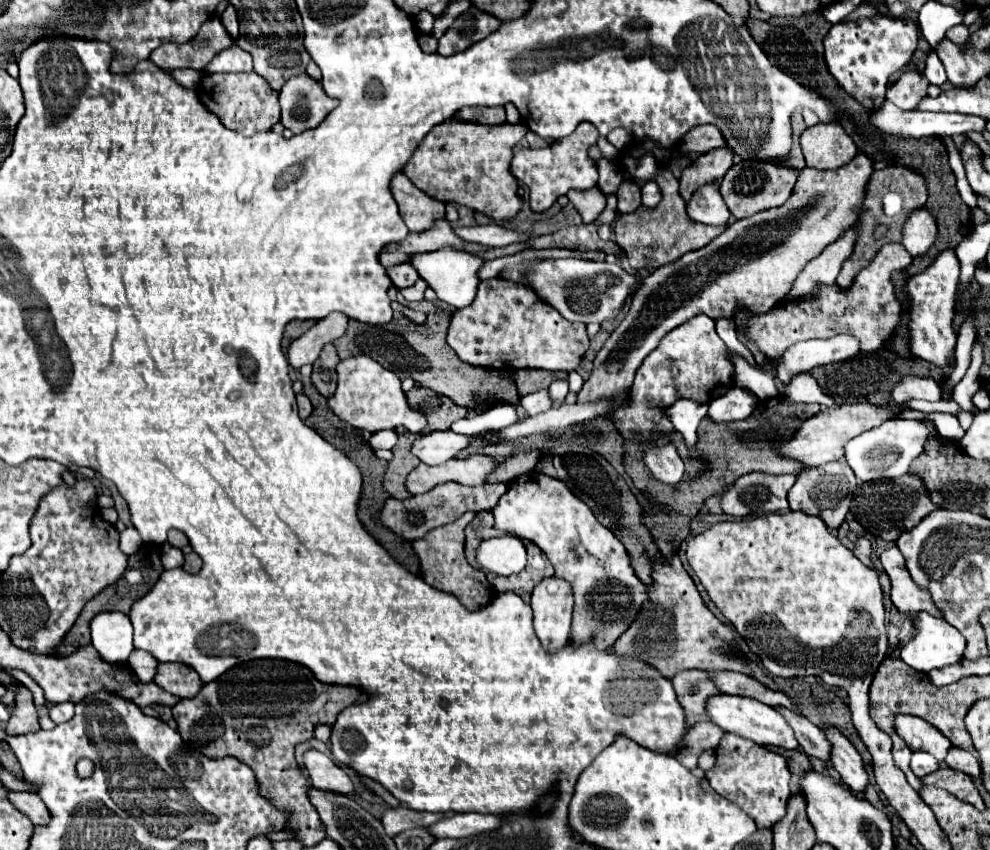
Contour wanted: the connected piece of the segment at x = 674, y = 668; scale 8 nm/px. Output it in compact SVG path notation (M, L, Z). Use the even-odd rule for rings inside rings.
M675 555L673 559L665 559L663 563L653 563L655 565L655 571L653 571L653 585L649 587L649 599L643 603L643 609L641 609L641 613L637 615L637 619L633 621L633 627L629 627L617 641L615 641L615 645L611 647L611 653L615 655L615 657L625 657L625 659L637 659L637 661L643 661L645 665L649 665L649 667L653 667L655 671L659 671L661 675L665 675L667 679L673 679L673 675L675 673L681 673L681 671L687 671L687 669L703 669L703 671L719 671L719 669L729 669L729 671L741 671L741 673L745 673L745 675L751 675L751 677L755 677L757 681L761 681L763 685L767 685L769 689L777 689L777 685L769 679L769 677L765 677L765 673L763 673L763 669L759 669L755 663L751 663L751 661L747 661L747 659L737 659L737 657L731 657L731 655L727 655L725 651L733 645L733 647L737 647L735 645L735 641L733 641L733 631L727 627L727 625L723 625L707 607L705 607L705 603L703 603L703 599L701 599L701 595L699 595L699 591L697 591L697 587L695 587L695 583L693 583L693 579L687 575L687 571L683 569L683 565L681 565L681 561L679 561L679 557Z

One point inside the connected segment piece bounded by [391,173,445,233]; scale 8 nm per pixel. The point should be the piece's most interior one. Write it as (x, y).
(420, 212)

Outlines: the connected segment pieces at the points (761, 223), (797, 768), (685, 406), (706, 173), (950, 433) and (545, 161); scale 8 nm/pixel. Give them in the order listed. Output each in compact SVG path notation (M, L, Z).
M861 153L837 171L813 171L805 167L785 205L737 219L709 245L655 269L641 281L627 317L597 353L593 373L579 391L577 403L613 399L613 395L629 391L641 361L671 329L699 313L717 319L731 317L737 305L745 305L753 313L765 313L781 303L803 267L857 223L869 175L873 175L873 161Z
M773 747L773 751L779 751L781 755L785 755L789 759L791 773L801 777L801 775L805 775L805 771L811 771L811 761L803 751L797 751L797 749L795 751L783 751L783 749L775 749L775 747Z
M679 399L673 407L667 409L675 429L683 435L685 445L689 449L697 447L697 427L699 421L707 415L707 405L699 405L689 399Z
M727 147L703 153L689 167L683 169L683 175L679 179L681 197L689 201L695 189L699 189L709 181L719 181L729 171L731 165L733 165L733 151Z
M914 409L899 415L900 419L931 419L937 427L938 433L946 440L961 439L965 435L965 431L959 424L958 420L951 420L949 414L936 412L926 414Z
M581 123L573 135L555 141L545 149L521 149L511 159L511 173L529 189L529 201L533 211L549 209L559 195L569 189L591 189L597 185L597 165L589 157L589 147L599 139L597 129L591 123Z

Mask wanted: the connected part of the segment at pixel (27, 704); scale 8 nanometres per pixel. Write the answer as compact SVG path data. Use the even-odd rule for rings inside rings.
M21 689L15 697L15 709L5 725L5 731L9 735L23 735L23 733L35 733L39 729L41 729L39 709L33 701L33 695L29 689Z

